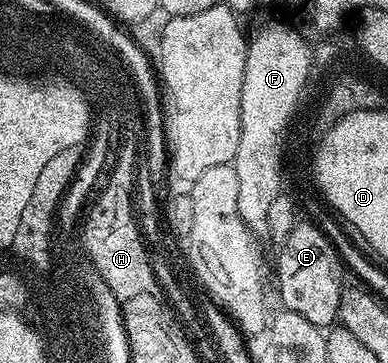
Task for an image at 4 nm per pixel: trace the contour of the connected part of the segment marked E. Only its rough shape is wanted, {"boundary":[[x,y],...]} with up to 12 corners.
{"boundary":[[314,222],[278,244],[282,310],[327,329],[345,264]]}

